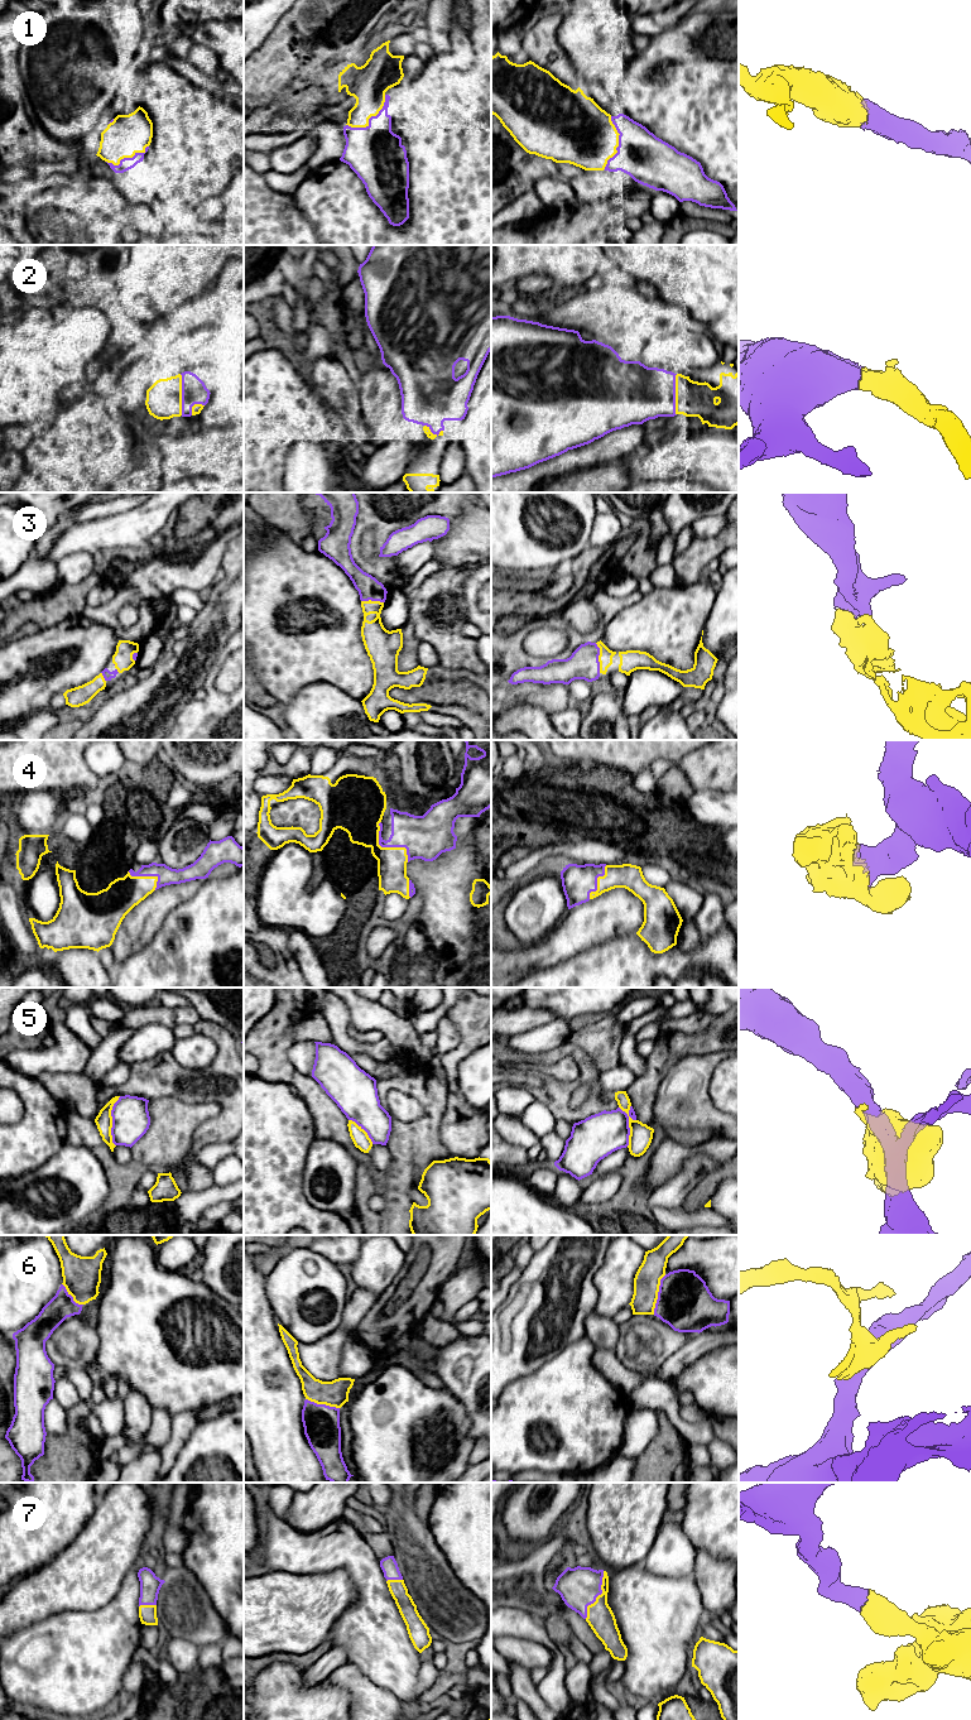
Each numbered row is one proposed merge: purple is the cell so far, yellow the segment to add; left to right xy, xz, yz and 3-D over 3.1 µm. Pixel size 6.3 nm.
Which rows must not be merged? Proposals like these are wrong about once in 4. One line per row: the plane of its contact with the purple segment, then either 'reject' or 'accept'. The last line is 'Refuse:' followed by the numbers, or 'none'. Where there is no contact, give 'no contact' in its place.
1: xz | accept
2: xy | accept
3: yz | accept
4: xz | accept
5: yz | reject
6: yz | accept
7: yz | accept
Refuse: 5

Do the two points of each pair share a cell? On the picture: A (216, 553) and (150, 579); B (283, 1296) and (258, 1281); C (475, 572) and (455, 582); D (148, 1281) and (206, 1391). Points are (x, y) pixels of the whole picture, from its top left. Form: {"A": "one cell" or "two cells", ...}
{"A": "one cell", "B": "two cells", "C": "two cells", "D": "one cell"}

